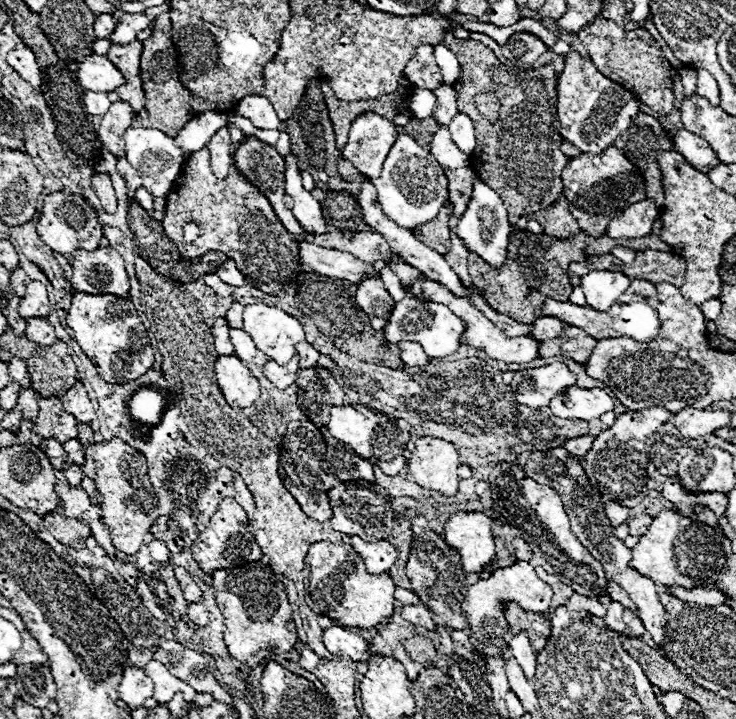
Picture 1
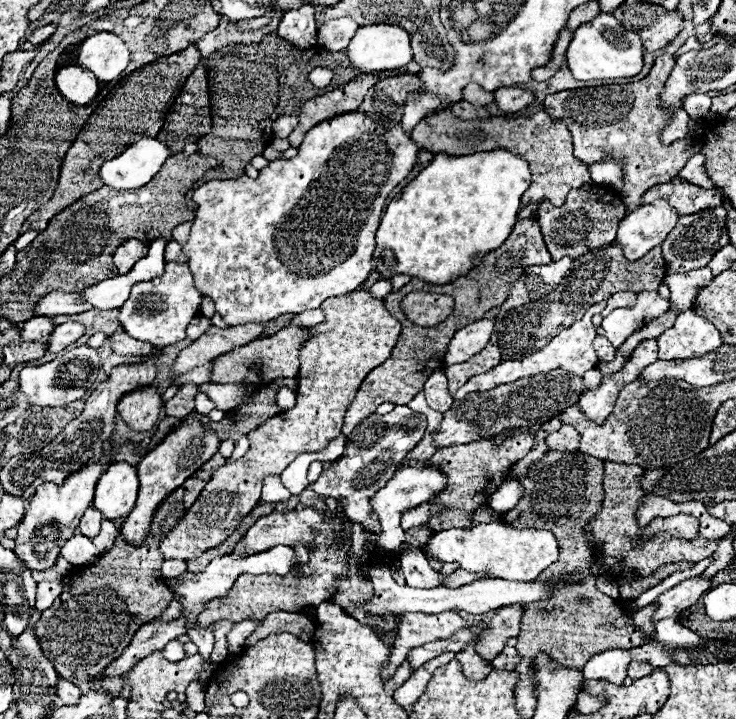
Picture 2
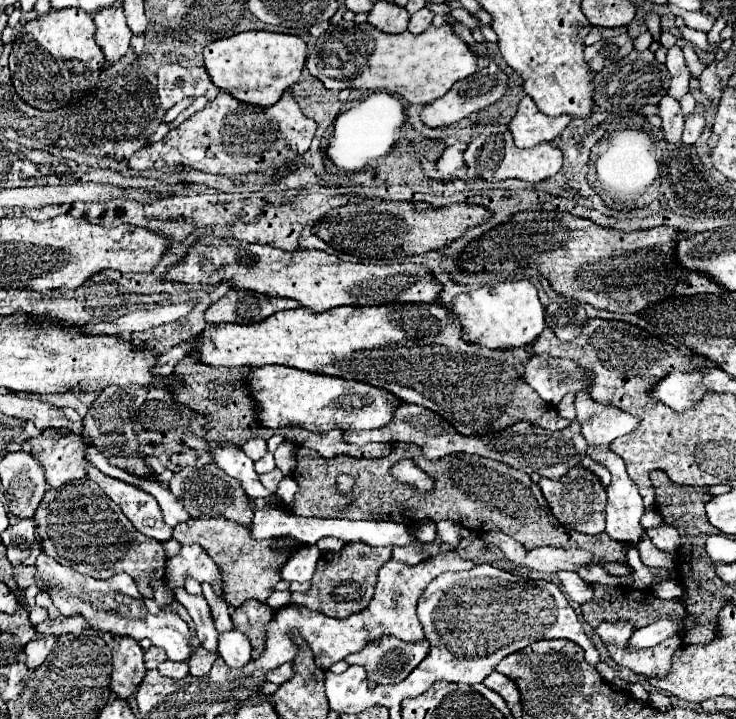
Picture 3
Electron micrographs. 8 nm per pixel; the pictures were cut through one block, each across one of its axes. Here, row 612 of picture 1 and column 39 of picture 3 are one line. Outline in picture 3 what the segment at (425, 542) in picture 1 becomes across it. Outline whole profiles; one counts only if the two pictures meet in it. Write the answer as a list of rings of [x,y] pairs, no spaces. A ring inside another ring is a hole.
[[[42,432],[38,438],[28,440],[30,454],[44,466],[46,482],[50,488],[84,478],[88,462],[84,460],[88,444],[80,434],[58,436],[58,432]]]

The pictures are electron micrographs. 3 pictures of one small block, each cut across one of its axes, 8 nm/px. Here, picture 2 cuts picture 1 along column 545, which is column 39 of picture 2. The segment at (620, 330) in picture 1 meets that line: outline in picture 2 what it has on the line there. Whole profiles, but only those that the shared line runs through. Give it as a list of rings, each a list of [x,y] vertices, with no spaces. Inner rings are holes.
[[[54,290],[38,302],[38,306],[34,308],[34,314],[36,316],[66,316],[66,314],[80,314],[90,310],[90,304],[78,302],[78,298],[80,298],[78,292]]]

